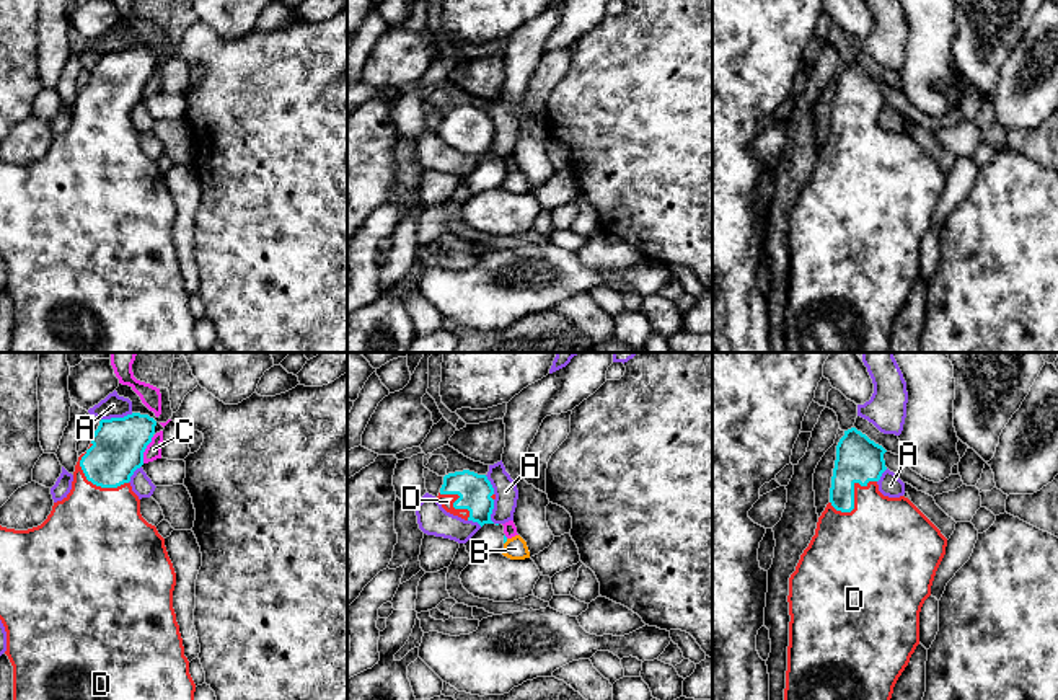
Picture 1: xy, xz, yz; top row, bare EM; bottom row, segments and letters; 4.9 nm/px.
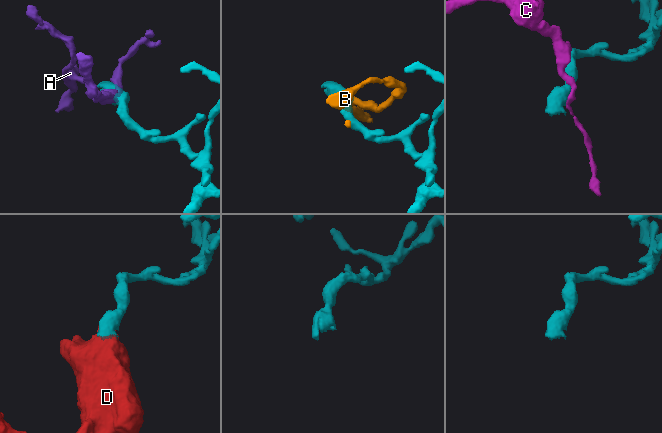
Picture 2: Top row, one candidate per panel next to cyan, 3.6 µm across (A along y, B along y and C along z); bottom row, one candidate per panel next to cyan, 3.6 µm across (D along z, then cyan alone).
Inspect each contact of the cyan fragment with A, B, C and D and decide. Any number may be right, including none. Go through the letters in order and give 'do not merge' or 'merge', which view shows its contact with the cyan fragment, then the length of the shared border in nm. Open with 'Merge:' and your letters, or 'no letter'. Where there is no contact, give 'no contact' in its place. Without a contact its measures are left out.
Merge: D
A: do not merge; contact in xy; length 160 nm
B: do not merge; contact in xz; length 40 nm
C: do not merge; contact in xy; length 150 nm
D: merge; contact in yz; length 260 nm

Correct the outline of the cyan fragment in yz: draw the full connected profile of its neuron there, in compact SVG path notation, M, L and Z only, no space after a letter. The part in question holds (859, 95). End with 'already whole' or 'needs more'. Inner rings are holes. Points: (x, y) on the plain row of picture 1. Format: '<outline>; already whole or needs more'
M851 62L836 80L836 95L831 111L830 137L818 152L815 170L800 189L796 206L789 212L789 281L786 305L786 352L887 352L893 321L919 279L919 246L931 230L936 206L946 189L947 173L941 165L905 131L888 132L879 126L877 116L887 104L884 88L887 85L866 69Z; needs more

